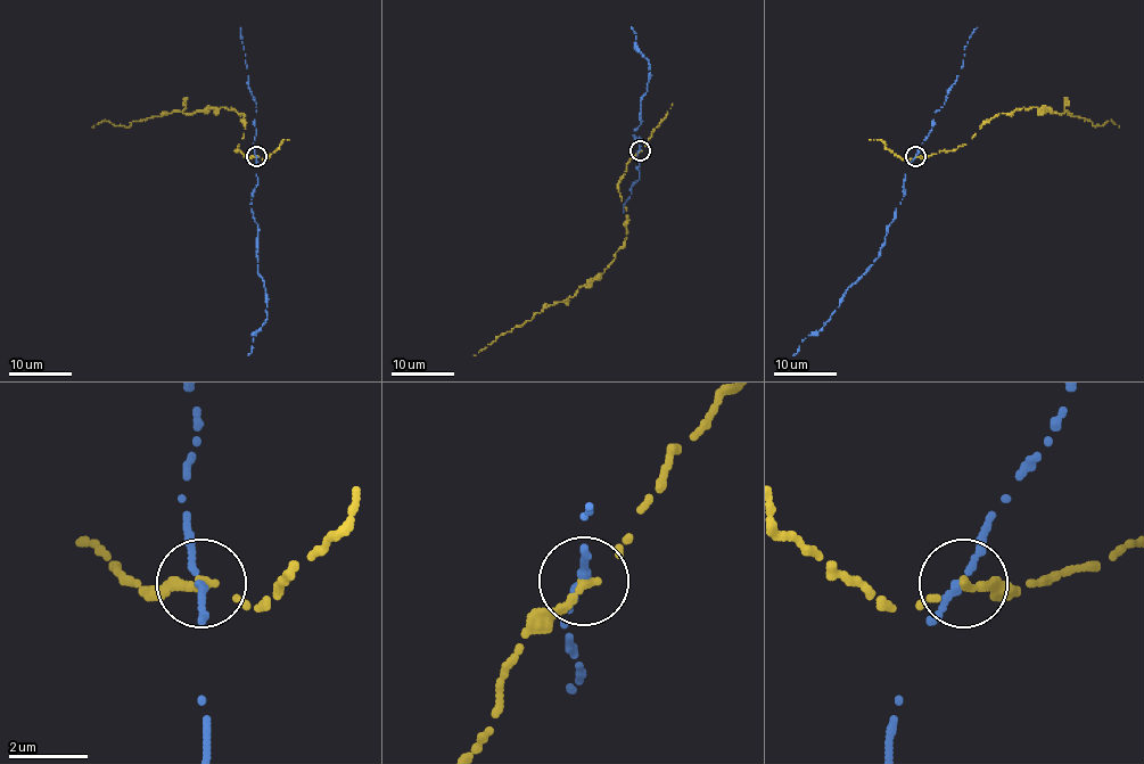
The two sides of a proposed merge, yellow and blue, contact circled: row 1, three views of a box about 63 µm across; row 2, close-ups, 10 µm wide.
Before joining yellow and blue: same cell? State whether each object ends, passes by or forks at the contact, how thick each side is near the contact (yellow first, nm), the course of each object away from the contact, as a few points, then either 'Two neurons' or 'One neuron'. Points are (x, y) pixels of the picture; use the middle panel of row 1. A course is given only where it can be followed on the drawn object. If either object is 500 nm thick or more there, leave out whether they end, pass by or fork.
At the ring yellow passes by. At the ring blue ends. Thickness 180 nm (yellow) against 240 nm. Course of yellow: (639, 150), (626, 165), (618, 190), (628, 215), (626, 233), (612, 262), (573, 297), (548, 305), (474, 355). Course of blue: (639, 150), (634, 130), (650, 64), (631, 26). Two neurons

